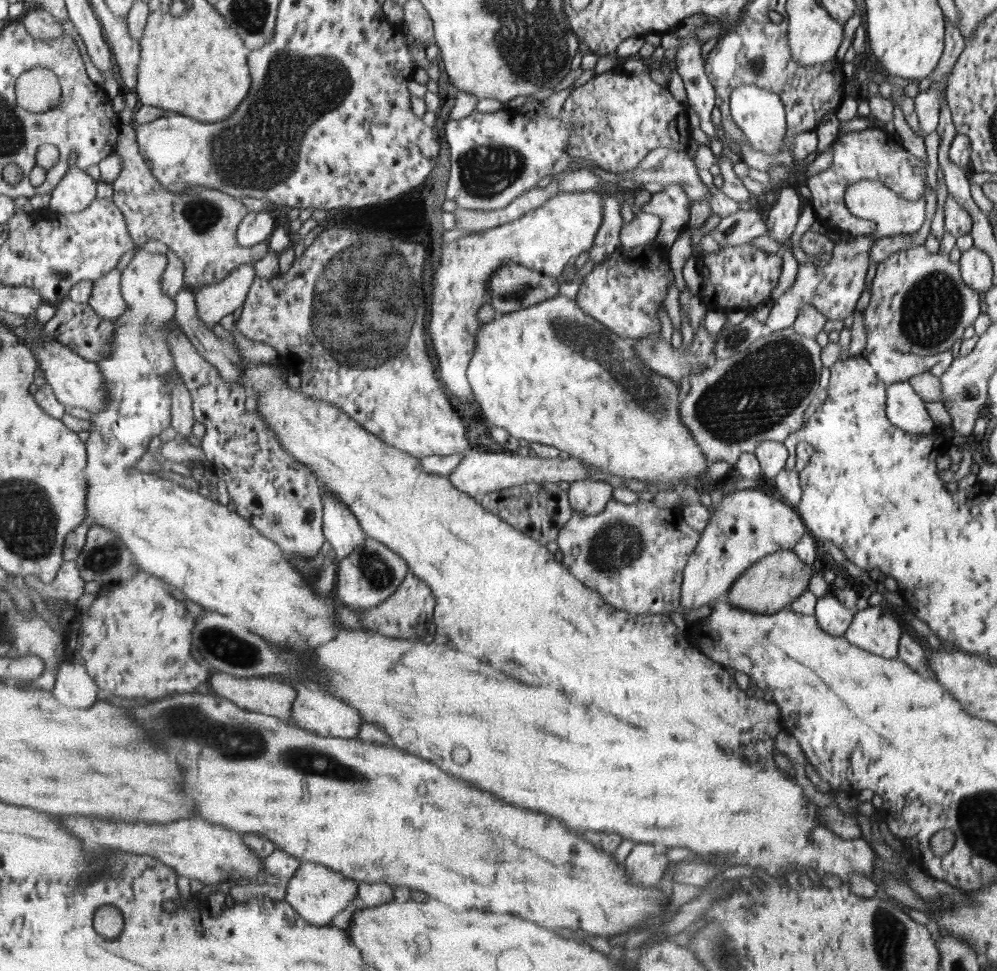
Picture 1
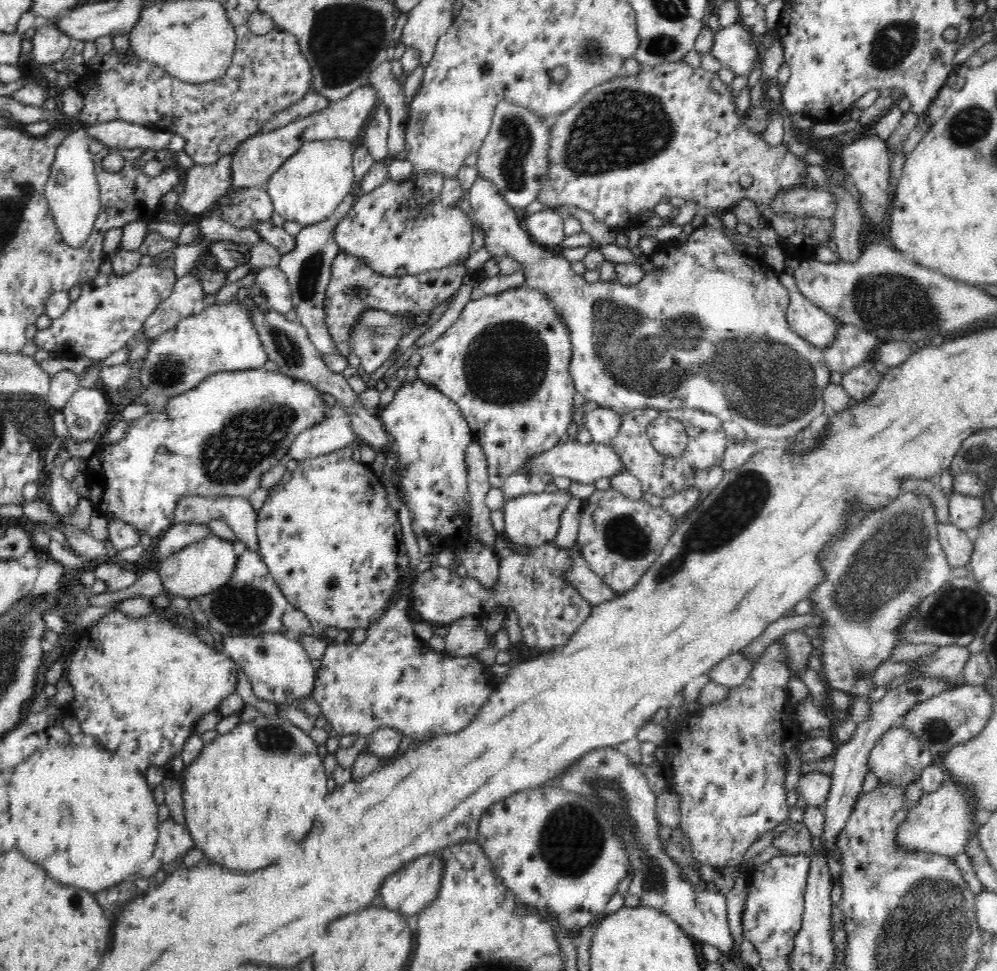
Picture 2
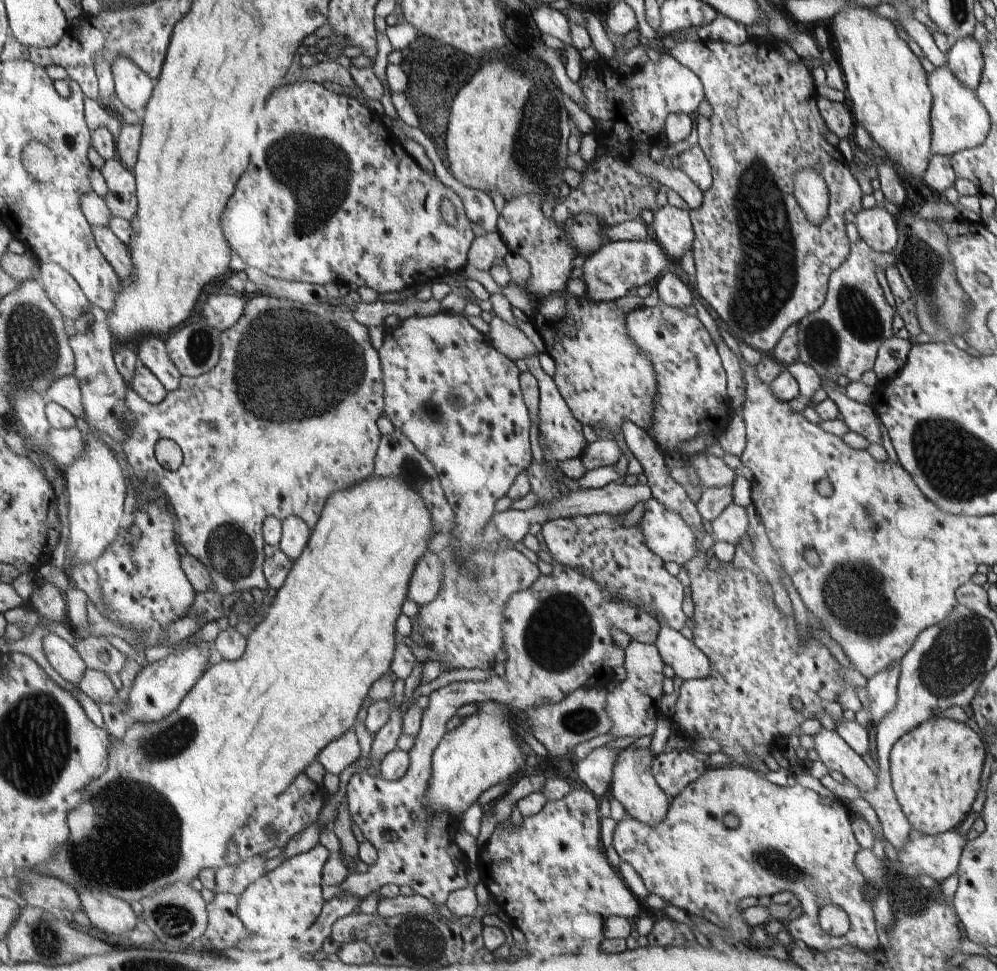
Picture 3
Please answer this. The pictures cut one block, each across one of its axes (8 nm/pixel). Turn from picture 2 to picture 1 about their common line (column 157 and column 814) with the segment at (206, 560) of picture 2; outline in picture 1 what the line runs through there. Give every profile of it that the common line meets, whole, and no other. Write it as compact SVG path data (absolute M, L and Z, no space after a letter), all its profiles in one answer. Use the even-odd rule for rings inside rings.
M783 550L772 553L760 559L755 566L750 567L728 591L727 602L736 608L744 608L756 613L775 613L782 611L784 606L792 604L798 596L808 590L809 581L818 569L804 564L793 550Z

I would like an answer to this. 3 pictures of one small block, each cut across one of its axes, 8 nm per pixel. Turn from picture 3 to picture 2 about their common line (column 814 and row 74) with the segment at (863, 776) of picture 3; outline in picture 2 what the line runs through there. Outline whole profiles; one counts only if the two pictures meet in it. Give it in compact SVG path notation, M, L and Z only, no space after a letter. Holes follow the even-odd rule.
M740 22L716 30L711 55L735 76L748 76L759 62L756 38Z

